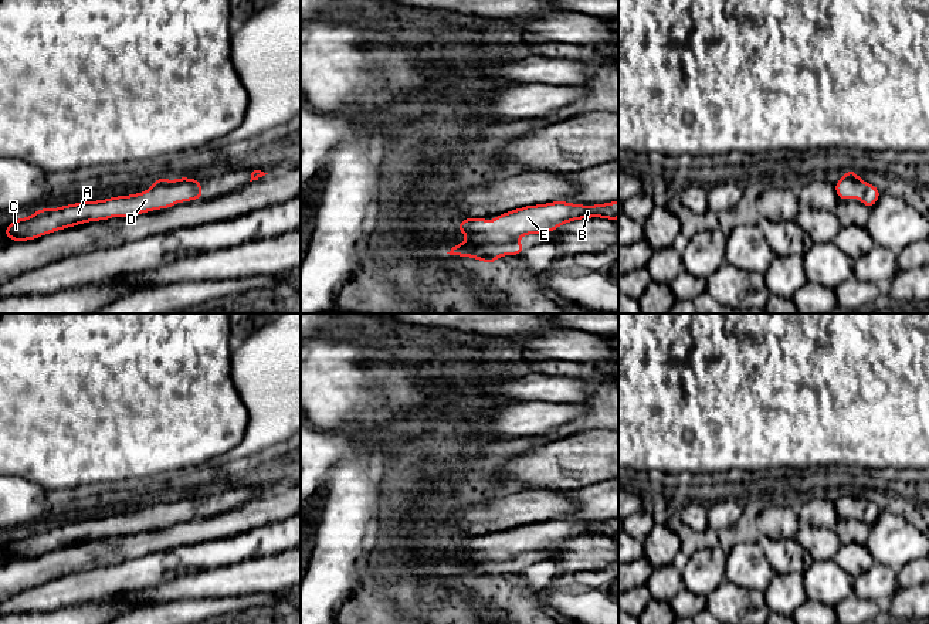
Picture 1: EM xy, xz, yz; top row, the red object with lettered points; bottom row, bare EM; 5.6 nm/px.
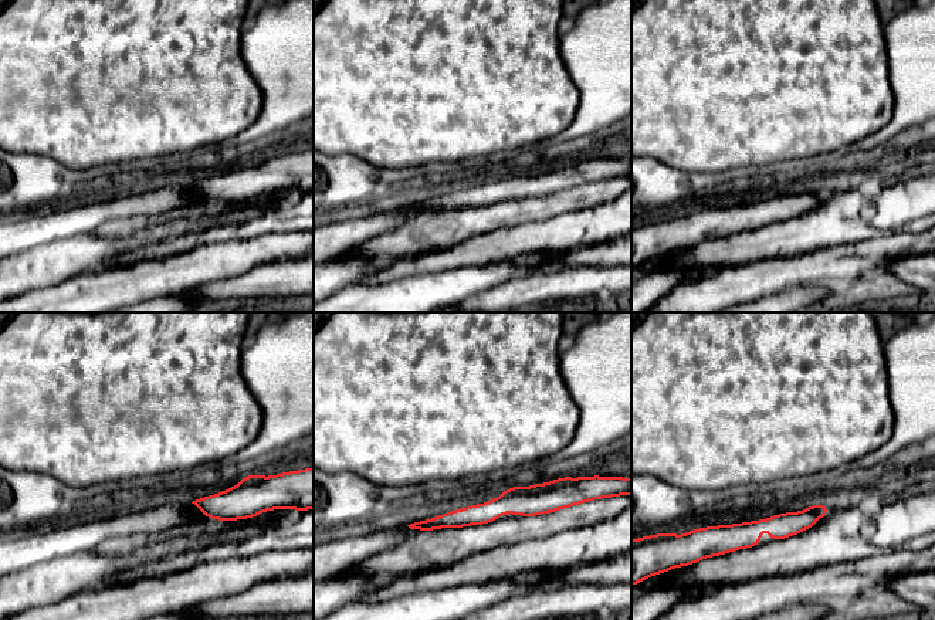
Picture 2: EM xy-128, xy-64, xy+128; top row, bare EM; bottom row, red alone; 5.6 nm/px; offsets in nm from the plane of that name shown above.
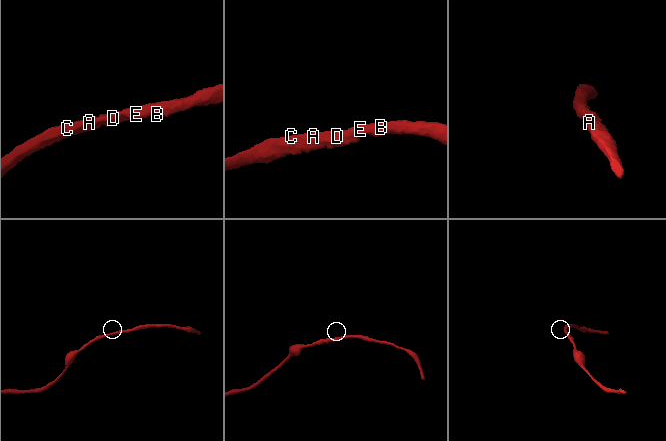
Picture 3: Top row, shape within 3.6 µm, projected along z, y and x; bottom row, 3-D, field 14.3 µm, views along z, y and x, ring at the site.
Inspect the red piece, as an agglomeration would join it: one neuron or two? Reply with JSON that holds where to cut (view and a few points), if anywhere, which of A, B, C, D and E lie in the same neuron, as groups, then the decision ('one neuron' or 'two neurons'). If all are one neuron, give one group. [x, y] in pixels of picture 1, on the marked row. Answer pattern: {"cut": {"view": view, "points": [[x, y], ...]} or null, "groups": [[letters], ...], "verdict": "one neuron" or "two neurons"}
{"cut": null, "groups": [["A", "B", "C", "D", "E"]], "verdict": "one neuron"}

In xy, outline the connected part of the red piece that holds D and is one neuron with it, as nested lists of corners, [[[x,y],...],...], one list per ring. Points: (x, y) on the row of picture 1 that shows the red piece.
[[[179,177],[174,182],[156,179],[153,186],[143,193],[75,203],[54,210],[40,208],[27,218],[16,218],[6,227],[4,234],[13,241],[34,240],[77,224],[108,220],[115,214],[132,217],[196,199],[204,199],[199,179]]]

